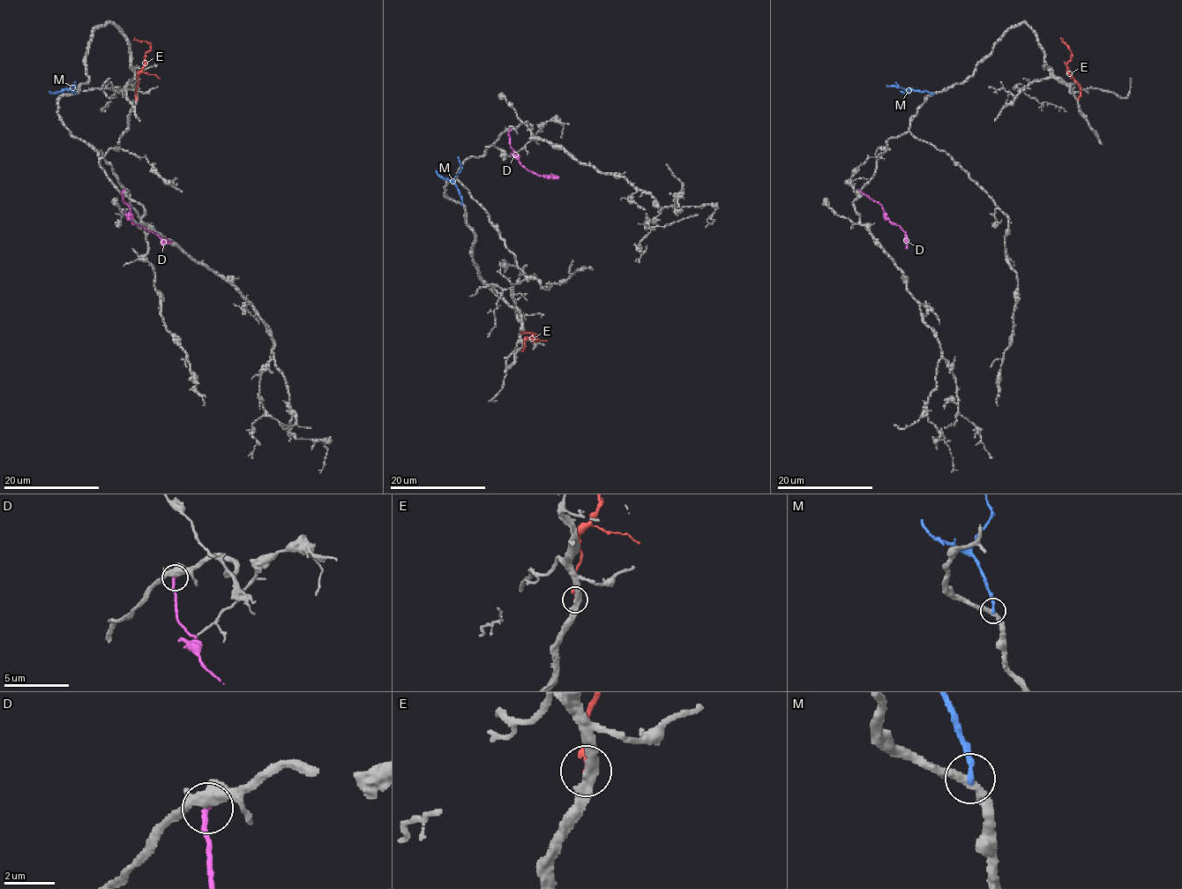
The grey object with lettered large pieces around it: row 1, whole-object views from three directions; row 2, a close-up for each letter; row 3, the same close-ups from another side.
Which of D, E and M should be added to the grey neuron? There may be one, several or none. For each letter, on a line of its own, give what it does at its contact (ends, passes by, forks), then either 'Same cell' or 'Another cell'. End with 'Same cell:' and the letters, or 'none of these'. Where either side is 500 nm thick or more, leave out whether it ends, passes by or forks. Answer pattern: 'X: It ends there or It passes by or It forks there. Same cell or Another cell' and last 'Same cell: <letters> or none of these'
D: Another cell
E: It ends there. Another cell
M: It ends there. Another cell
Same cell: none of these

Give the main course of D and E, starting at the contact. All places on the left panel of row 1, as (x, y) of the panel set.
D: (122, 192), (123, 201), (130, 207), (130, 218), (135, 224), (172, 242)
E: (135, 98), (138, 73), (151, 46), (134, 37)

